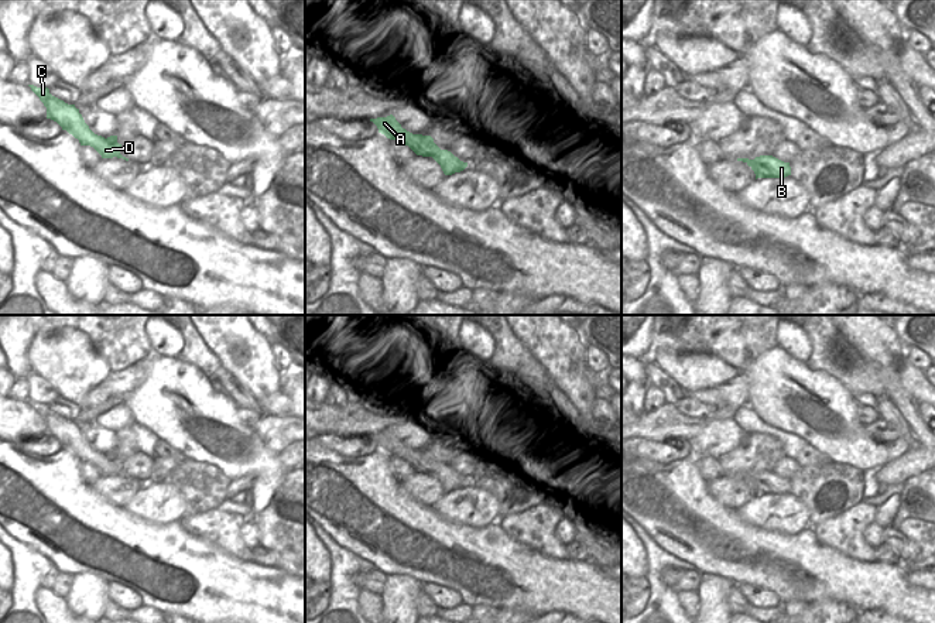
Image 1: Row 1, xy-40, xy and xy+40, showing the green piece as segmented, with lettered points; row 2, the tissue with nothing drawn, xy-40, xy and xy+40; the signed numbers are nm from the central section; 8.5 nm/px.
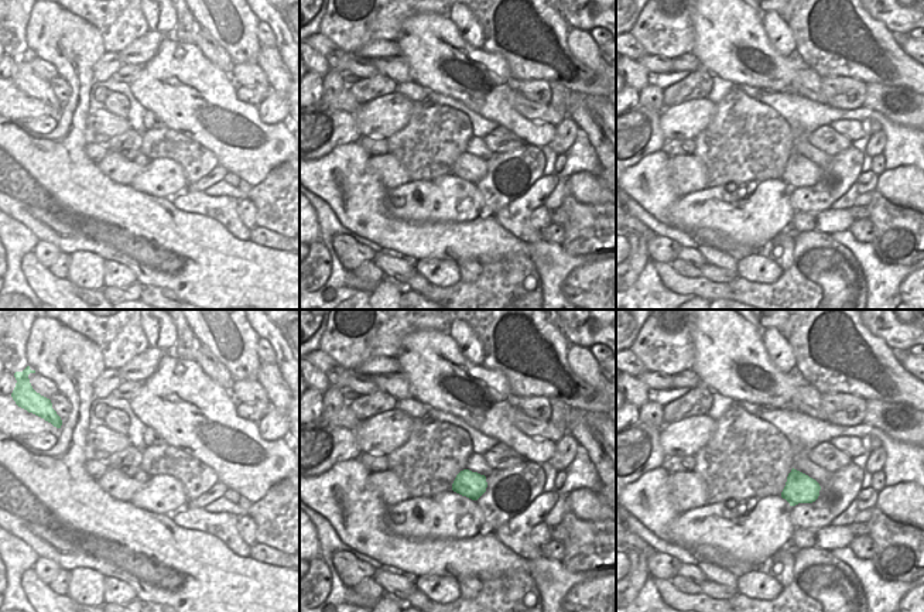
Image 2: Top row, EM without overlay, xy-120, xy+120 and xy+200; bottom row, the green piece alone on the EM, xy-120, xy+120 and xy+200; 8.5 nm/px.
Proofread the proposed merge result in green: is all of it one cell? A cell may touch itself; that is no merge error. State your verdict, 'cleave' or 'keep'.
keep

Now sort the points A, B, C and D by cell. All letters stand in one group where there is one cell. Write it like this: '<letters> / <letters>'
A B C D

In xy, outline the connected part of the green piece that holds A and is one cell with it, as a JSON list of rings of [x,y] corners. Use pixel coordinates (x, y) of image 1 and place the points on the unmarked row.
[[[393,431],[370,435],[370,438],[377,442],[379,449],[408,462],[417,472],[432,473],[441,482],[445,492],[460,489],[468,483],[468,479],[460,477],[451,468],[441,466],[431,452],[412,451],[403,445]]]

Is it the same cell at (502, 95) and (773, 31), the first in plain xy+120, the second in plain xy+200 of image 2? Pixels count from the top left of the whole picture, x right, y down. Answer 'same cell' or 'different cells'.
different cells

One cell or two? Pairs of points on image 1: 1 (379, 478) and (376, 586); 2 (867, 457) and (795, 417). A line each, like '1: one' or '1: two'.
1: two
2: one

